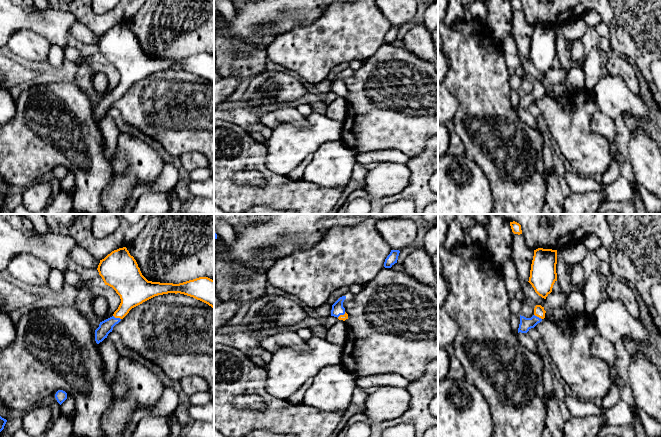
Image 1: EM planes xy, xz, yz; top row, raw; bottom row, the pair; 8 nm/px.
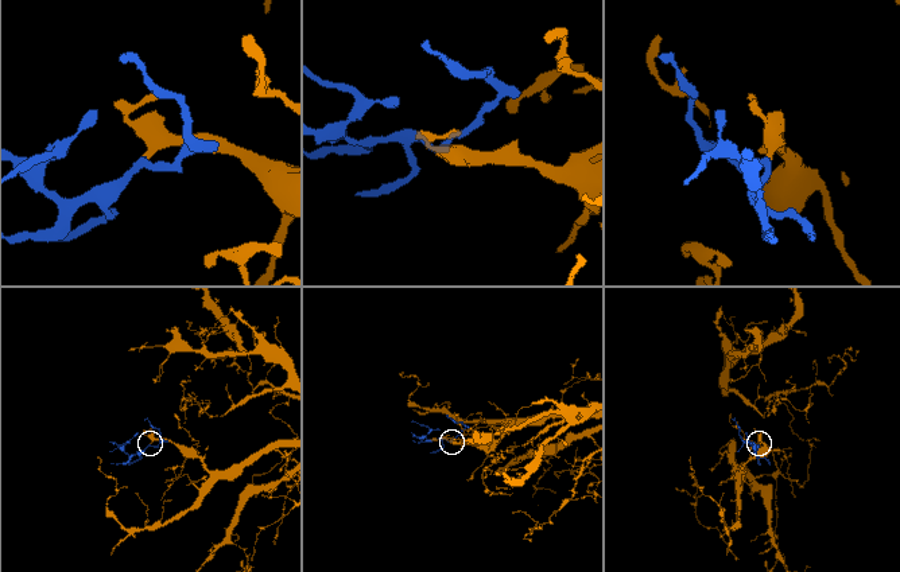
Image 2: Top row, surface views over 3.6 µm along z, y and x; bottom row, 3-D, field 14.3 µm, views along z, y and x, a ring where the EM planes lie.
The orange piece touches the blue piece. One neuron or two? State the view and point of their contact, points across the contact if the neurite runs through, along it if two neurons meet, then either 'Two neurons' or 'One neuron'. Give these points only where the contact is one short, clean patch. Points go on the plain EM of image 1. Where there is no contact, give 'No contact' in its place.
Touches orange at xy (117, 93). Path across: xy (133, 67), (127, 80), (117, 93), (105, 103). One neuron

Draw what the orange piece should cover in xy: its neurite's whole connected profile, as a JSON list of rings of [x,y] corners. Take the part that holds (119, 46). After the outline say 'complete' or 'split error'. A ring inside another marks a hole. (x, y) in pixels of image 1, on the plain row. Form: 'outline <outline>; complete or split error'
outline [[[126,23],[114,26],[100,36],[97,46],[105,61],[112,63],[121,75],[113,92],[100,98],[99,103],[95,106],[97,120],[107,114],[113,103],[132,84],[158,71],[180,69],[214,84],[214,56],[199,53],[179,60],[148,57]]]; split error

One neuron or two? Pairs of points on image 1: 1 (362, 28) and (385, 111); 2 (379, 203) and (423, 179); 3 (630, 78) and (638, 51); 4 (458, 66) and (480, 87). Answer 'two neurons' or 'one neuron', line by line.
1: two neurons
2: one neuron
3: two neurons
4: one neuron

